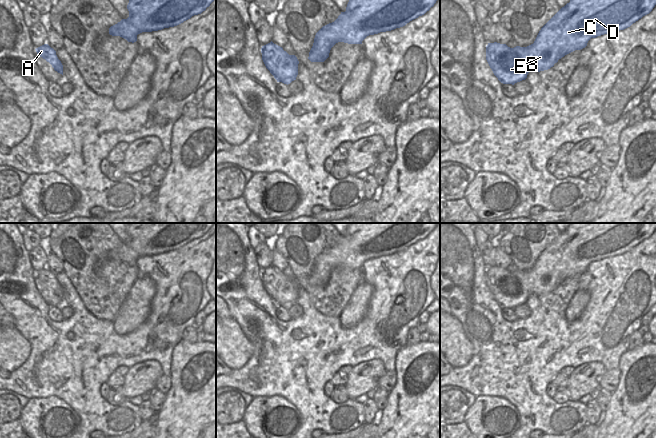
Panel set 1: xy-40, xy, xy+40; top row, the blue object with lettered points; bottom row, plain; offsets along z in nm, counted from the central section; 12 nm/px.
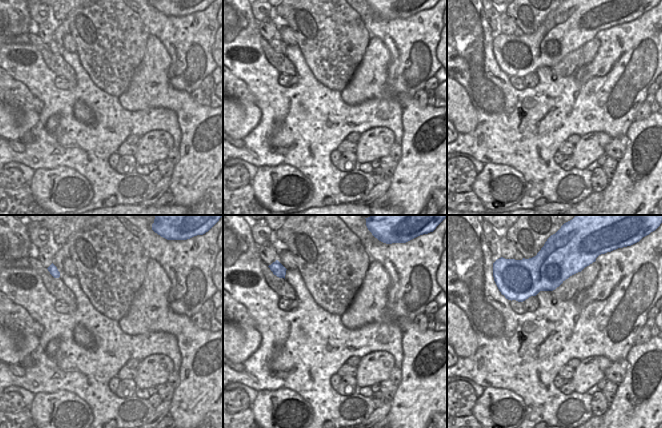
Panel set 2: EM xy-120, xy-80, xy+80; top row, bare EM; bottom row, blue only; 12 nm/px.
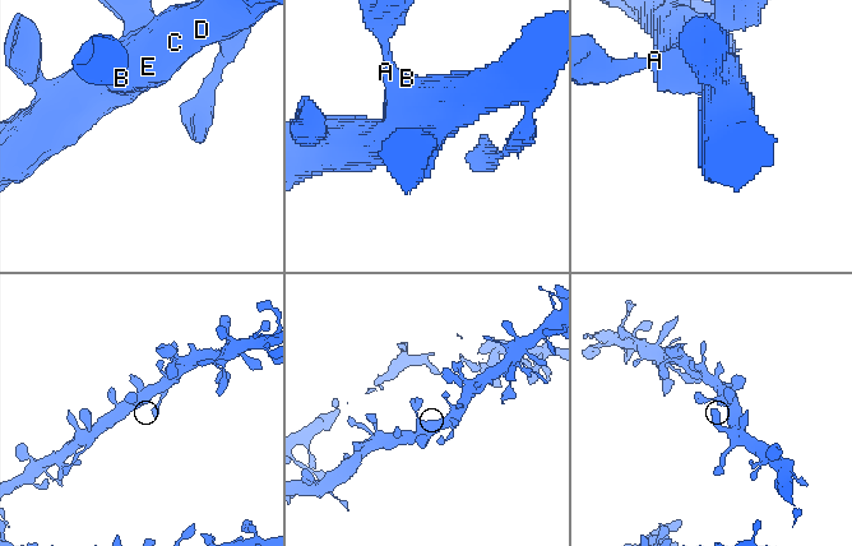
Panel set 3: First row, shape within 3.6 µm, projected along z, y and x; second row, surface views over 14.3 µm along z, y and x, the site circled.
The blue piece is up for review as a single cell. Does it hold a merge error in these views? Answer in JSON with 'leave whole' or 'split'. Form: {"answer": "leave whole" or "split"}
{"answer": "leave whole"}

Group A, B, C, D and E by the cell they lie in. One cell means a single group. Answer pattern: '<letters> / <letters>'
A B C D E

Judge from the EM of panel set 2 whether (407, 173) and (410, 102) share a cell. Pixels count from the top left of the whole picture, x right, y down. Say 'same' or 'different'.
same

